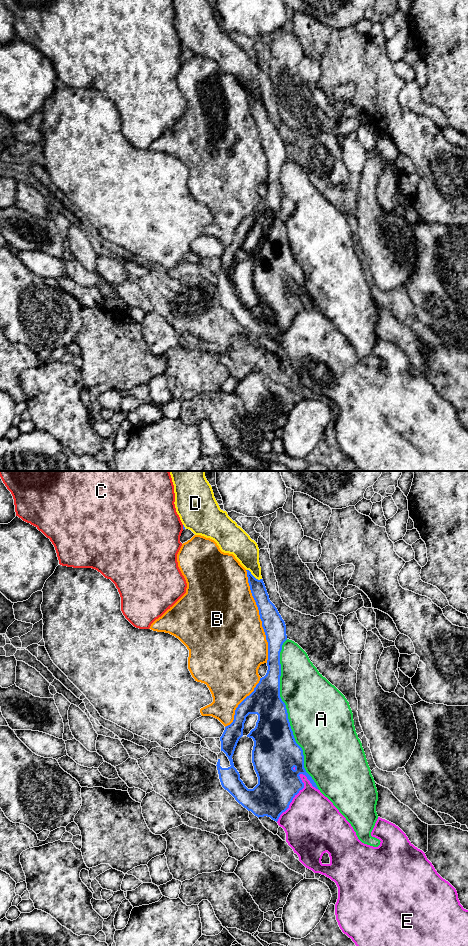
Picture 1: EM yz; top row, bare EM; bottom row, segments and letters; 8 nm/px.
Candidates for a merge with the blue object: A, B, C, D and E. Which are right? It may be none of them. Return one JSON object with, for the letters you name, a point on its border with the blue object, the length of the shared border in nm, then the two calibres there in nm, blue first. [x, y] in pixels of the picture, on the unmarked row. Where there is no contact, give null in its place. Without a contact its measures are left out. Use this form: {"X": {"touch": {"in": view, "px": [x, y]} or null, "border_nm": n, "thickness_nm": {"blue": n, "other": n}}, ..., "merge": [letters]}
{"merge": []}

